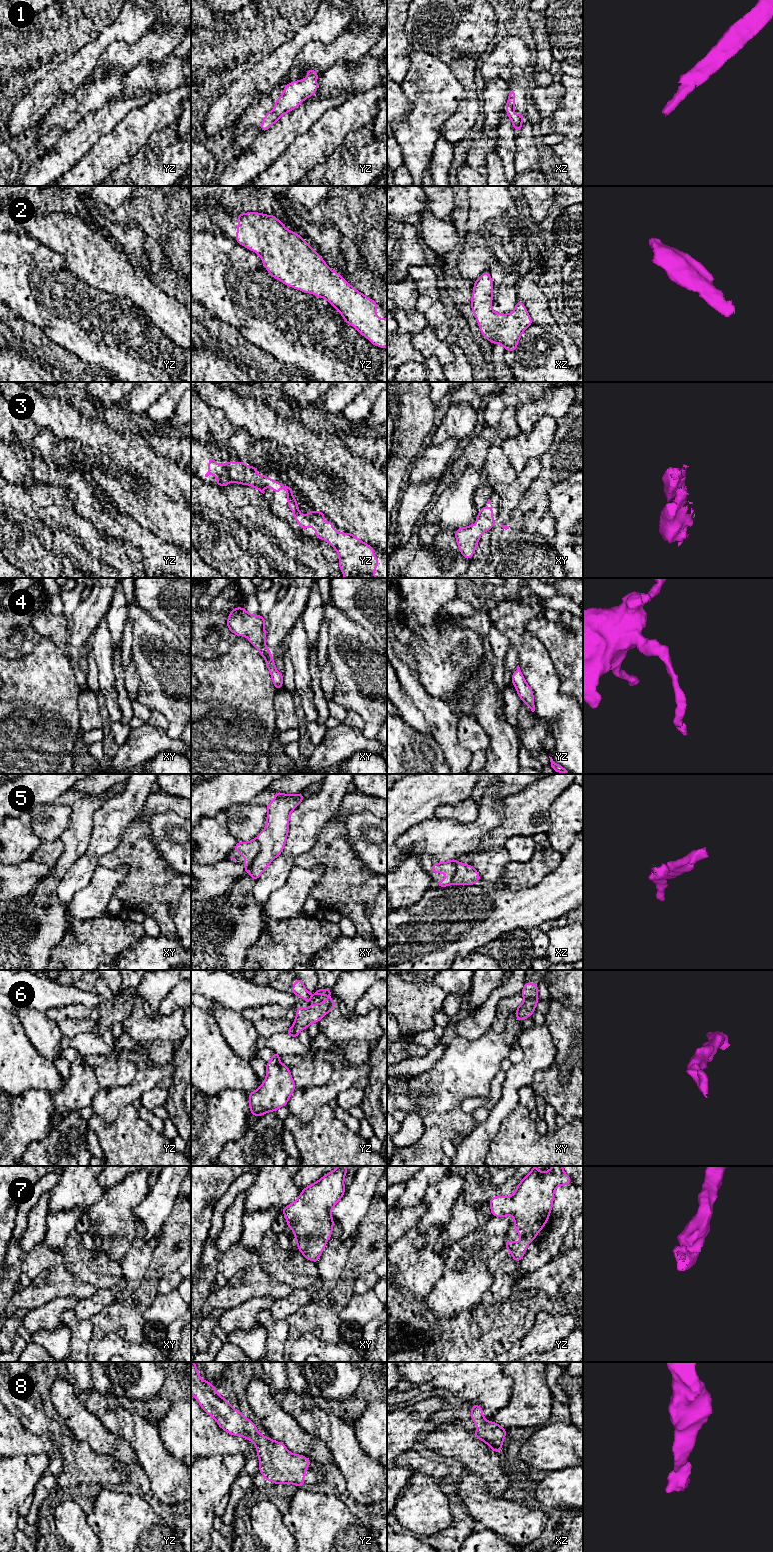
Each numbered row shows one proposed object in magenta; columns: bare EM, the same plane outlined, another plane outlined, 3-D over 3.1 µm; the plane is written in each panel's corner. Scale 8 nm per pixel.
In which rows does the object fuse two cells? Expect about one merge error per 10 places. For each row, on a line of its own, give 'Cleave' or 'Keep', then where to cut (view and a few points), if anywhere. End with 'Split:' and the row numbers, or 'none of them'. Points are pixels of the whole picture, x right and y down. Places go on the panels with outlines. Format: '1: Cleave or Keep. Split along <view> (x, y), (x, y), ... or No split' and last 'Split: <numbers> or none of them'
1: Keep. No split
2: Keep. No split
3: Keep. No split
4: Keep. No split
5: Cleave. Split along xy (256, 838), (259, 843), (259, 851), (249, 871)
6: Keep. No split
7: Keep. No split
8: Keep. No split
Split: 5

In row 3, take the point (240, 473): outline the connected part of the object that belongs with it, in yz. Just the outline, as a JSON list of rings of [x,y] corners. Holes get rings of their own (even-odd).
[[[210,457],[208,462],[209,471],[205,474],[205,477],[213,474],[216,476],[216,484],[226,487],[230,482],[235,482],[243,485],[250,485],[258,489],[261,493],[264,494],[264,487],[273,488],[274,493],[277,495],[280,492],[280,489],[284,487],[287,493],[288,506],[294,514],[295,520],[299,523],[301,529],[306,529],[312,527],[316,532],[316,539],[323,539],[327,541],[338,553],[339,556],[339,567],[343,572],[344,578],[352,578],[354,574],[357,575],[357,578],[376,578],[374,570],[378,567],[379,559],[374,555],[374,549],[352,535],[350,532],[340,533],[337,530],[332,528],[333,521],[325,523],[324,517],[325,514],[321,511],[310,510],[307,515],[301,515],[300,509],[297,507],[298,501],[293,497],[293,489],[284,485],[283,483],[277,483],[274,479],[269,479],[266,475],[258,475],[256,473],[257,467],[247,466],[242,461],[234,463],[229,460],[226,465],[220,464],[217,465],[214,457]]]

